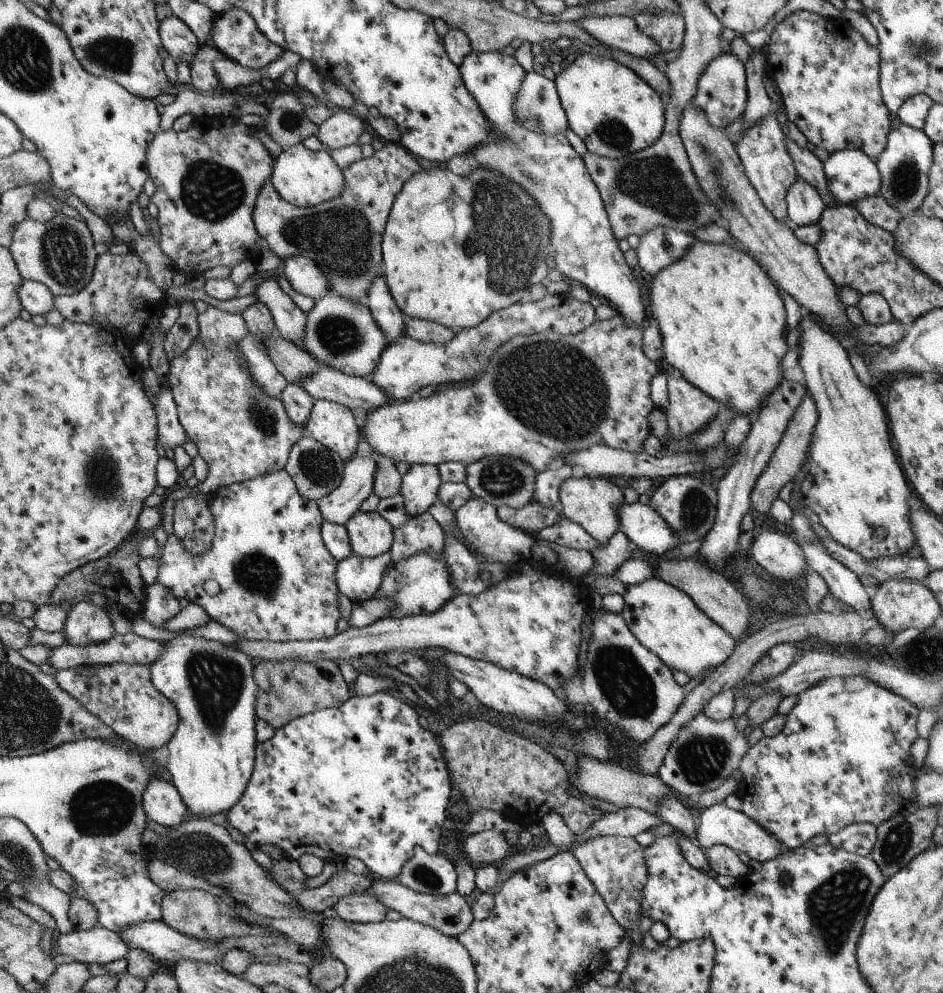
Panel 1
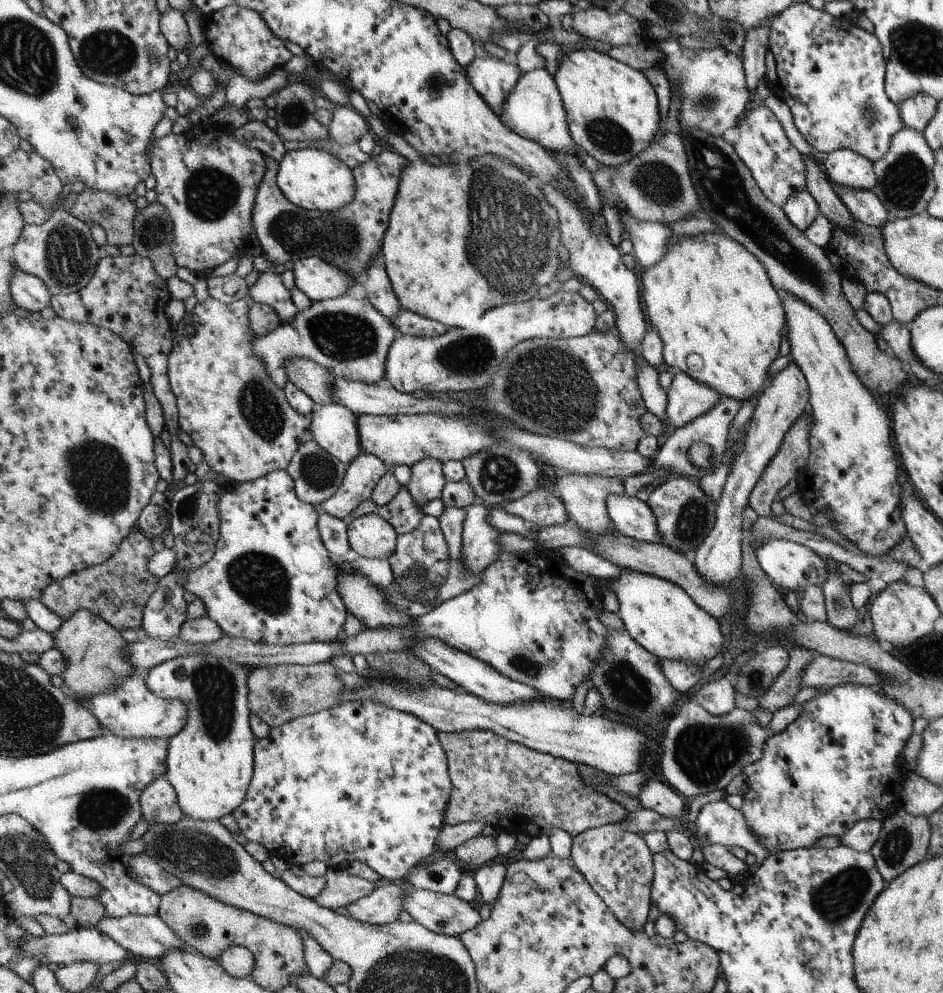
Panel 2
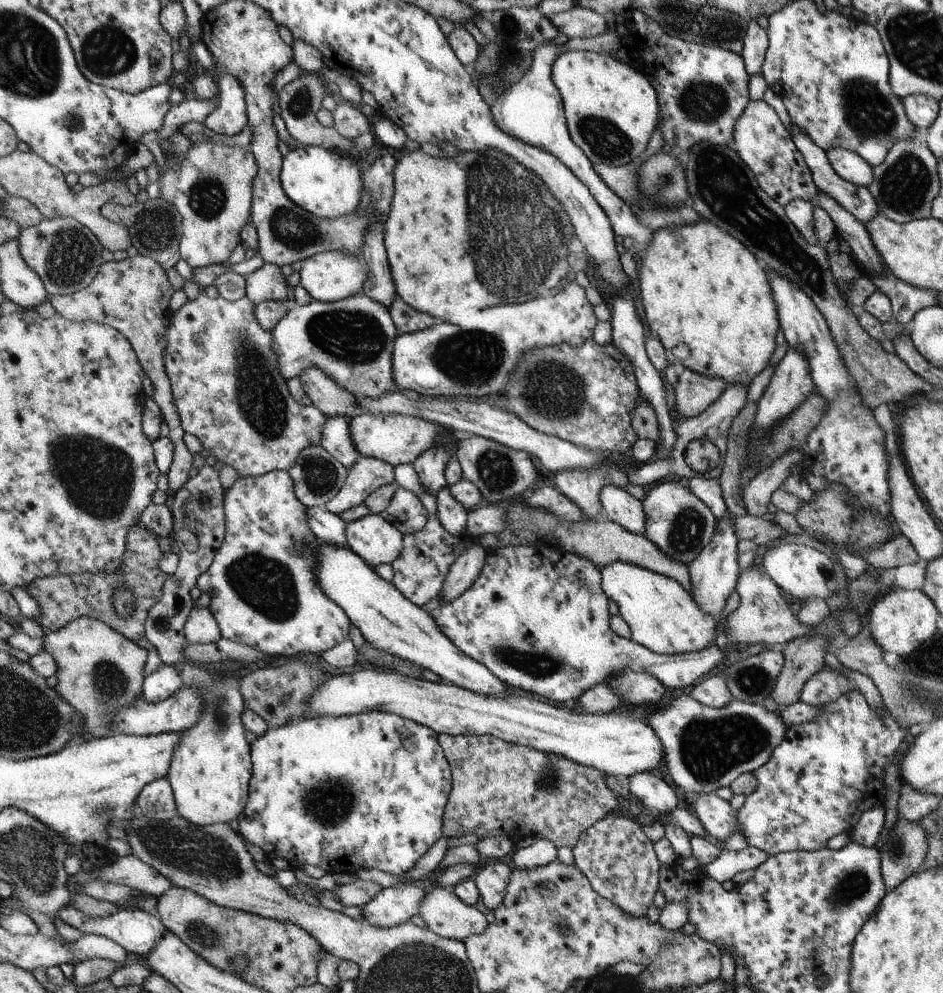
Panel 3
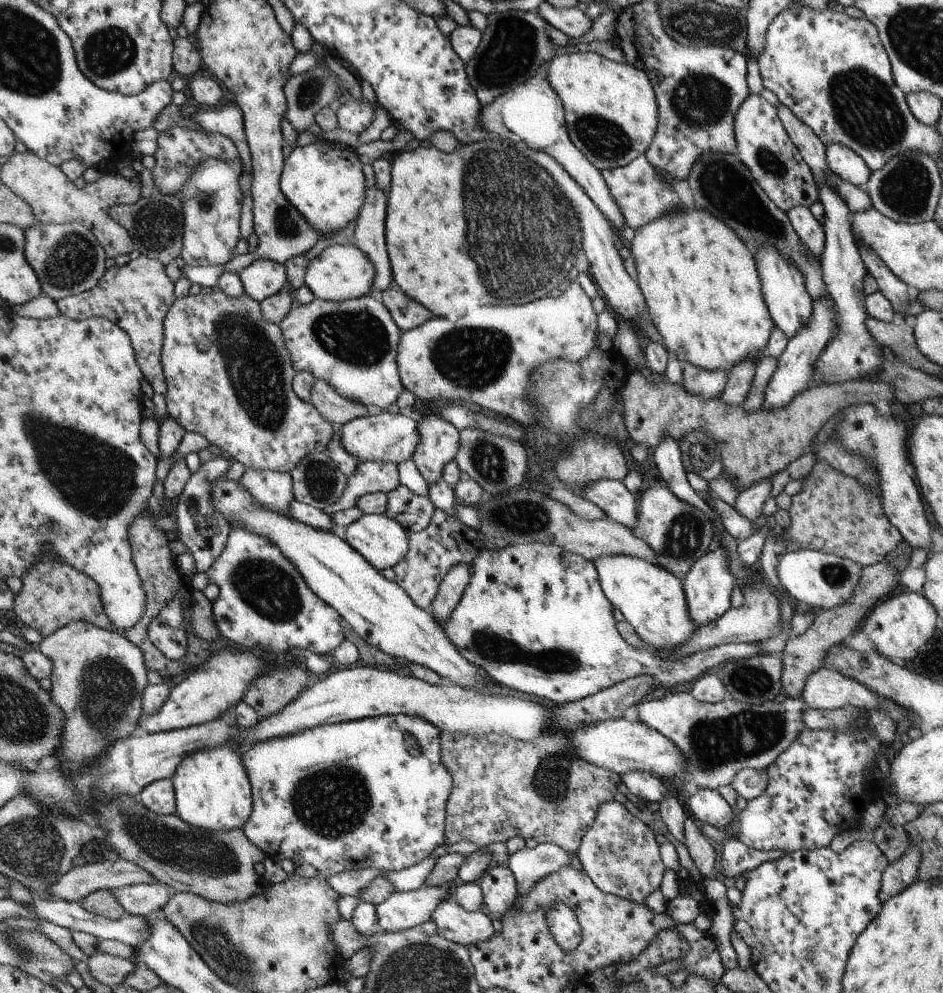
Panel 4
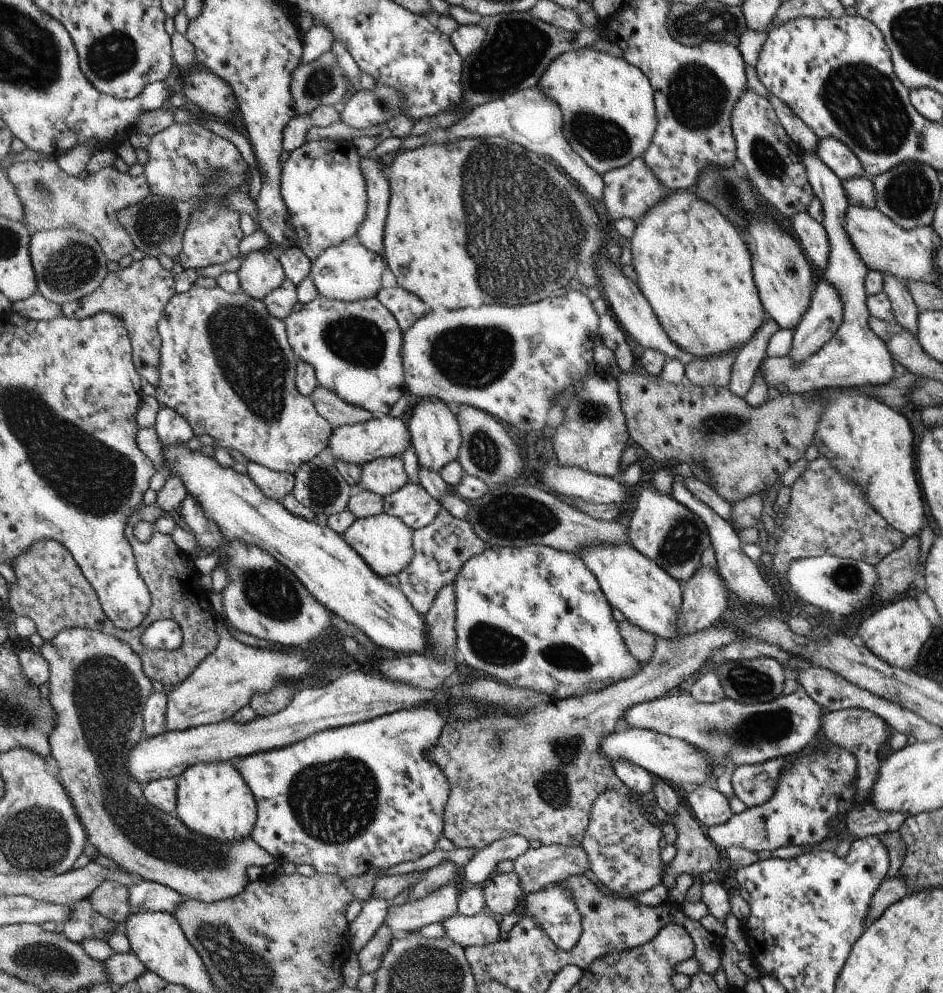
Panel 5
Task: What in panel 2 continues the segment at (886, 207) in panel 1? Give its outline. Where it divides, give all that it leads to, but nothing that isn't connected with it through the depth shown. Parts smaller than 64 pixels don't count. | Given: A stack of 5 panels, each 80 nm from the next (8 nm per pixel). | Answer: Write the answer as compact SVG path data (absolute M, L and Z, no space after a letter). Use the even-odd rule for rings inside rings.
M830 182L830 186L839 196L839 200L849 208L856 221L872 227L880 227L891 220L890 214L880 199L871 190L851 189L850 187Z

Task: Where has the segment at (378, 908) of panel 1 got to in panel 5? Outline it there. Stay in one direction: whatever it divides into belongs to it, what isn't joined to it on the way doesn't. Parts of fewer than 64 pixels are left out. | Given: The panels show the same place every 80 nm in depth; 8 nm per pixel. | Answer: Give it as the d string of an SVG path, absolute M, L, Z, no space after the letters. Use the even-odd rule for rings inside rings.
M450 882L443 884L440 888L427 894L423 899L419 901L407 901L402 906L396 906L393 903L387 910L385 922L392 931L394 939L403 938L409 932L418 931L427 924L432 922L443 922L447 918L450 918L454 913L457 912L457 896L460 891L454 884Z

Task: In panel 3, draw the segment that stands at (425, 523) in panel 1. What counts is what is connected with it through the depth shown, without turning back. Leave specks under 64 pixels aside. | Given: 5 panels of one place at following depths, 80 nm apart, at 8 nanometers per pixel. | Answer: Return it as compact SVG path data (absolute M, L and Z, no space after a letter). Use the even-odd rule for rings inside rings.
M429 514L428 521L422 530L414 534L406 534L402 538L402 551L400 557L392 562L394 572L394 586L408 598L412 604L418 607L424 606L439 596L444 586L444 580L456 558L463 550L463 536L454 536L446 532L438 520L437 514Z

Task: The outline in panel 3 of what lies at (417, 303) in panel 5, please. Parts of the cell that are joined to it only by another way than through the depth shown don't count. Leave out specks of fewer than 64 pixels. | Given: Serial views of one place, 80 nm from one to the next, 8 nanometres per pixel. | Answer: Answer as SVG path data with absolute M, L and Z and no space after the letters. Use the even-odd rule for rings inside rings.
M394 298L394 302L390 304L388 309L391 312L391 318L395 322L395 326L398 328L399 333L414 333L430 329L432 326L436 326L439 321L432 318L430 314L424 314L414 310L412 306L408 306L402 298Z

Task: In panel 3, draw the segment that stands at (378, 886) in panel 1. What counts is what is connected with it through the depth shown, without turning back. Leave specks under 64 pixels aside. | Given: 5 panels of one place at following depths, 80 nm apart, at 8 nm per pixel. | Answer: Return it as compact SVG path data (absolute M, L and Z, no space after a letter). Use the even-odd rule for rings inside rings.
M426 888L425 891L418 916L430 931L441 938L463 942L488 928L489 916L482 913L480 907L466 906L454 892L448 892L446 888Z

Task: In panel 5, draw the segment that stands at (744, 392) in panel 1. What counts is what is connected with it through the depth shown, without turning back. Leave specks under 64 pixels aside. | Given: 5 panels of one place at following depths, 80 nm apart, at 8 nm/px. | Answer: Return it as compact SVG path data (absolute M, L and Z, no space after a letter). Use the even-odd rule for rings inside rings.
M684 189L683 191L669 190L665 197L662 197L654 206L651 206L637 222L633 236L629 238L630 250L633 256L631 264L635 268L637 274L637 285L643 291L643 295L651 303L651 306L657 318L661 322L663 329L668 336L683 350L685 358L693 357L711 357L712 355L724 354L730 351L740 350L744 344L755 336L755 330L763 325L763 320L767 318L765 308L760 298L758 298L757 286L754 286L752 280L752 266L754 262L750 262L751 252L748 252L744 240L740 238L738 230L732 226L732 222L728 218L724 218L718 207L712 206L712 203L701 199L694 190Z

